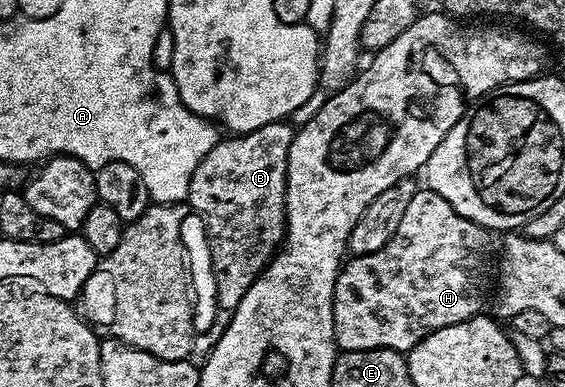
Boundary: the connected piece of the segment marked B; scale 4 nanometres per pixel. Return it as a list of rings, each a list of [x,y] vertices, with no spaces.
[[[287,120],[269,122],[269,126],[261,126],[252,132],[231,134],[220,139],[219,143],[201,158],[201,166],[193,170],[193,178],[189,182],[189,194],[186,203],[190,211],[203,219],[203,228],[207,231],[207,252],[211,255],[211,276],[215,279],[215,317],[207,329],[200,331],[193,342],[193,350],[189,357],[194,368],[200,369],[209,358],[213,346],[225,334],[237,306],[241,306],[241,298],[245,298],[245,290],[253,286],[253,282],[262,274],[272,256],[279,251],[283,237],[287,231],[287,163],[289,162],[289,146],[293,146],[296,134]]]

